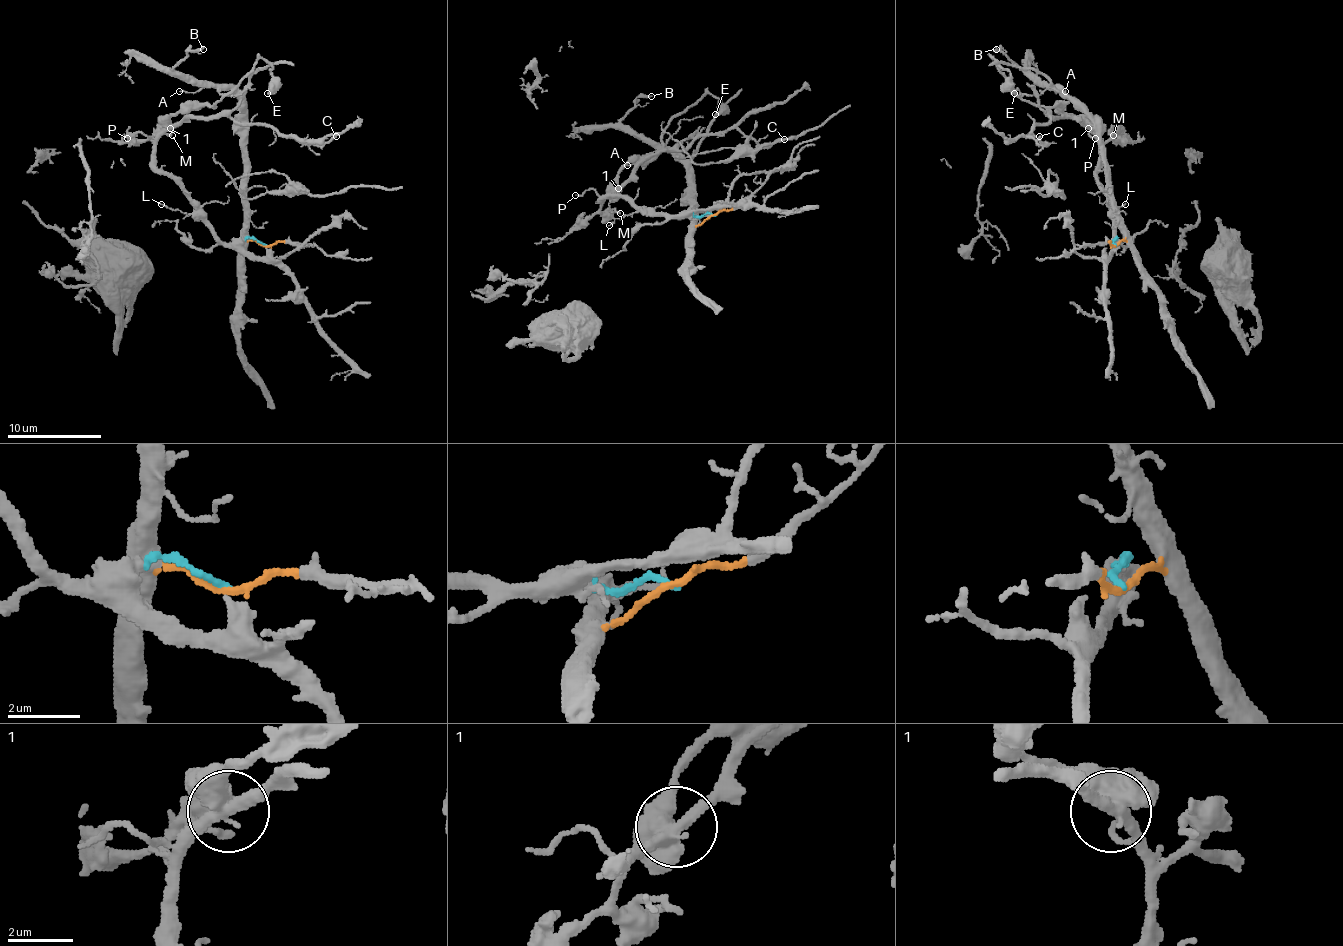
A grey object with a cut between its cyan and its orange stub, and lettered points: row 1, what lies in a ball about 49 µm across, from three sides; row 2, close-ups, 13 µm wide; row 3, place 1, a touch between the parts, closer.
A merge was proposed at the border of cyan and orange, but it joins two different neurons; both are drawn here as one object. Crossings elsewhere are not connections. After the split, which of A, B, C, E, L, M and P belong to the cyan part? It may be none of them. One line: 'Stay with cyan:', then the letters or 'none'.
Stay with cyan: C, L, M, P

